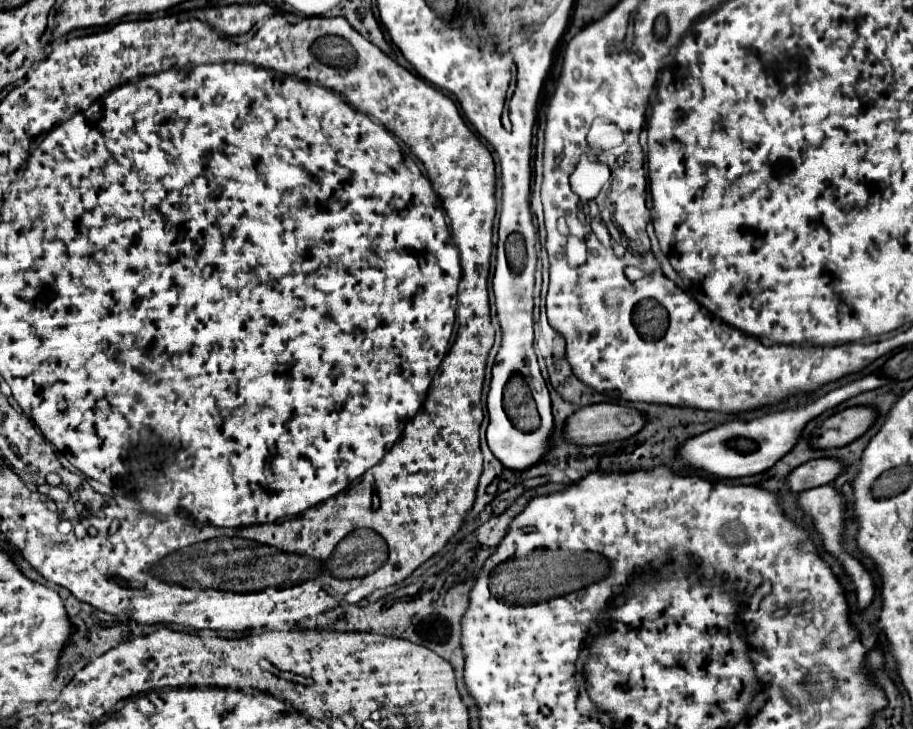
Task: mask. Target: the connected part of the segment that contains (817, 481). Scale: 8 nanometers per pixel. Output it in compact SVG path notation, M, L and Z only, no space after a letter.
M817 458L795 468L789 474L787 484L793 492L803 492L823 484L831 484L843 470L845 470L845 462L837 458Z

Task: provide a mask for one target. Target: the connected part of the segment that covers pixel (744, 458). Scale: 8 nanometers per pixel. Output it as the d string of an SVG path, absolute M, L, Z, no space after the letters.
M863 376L855 382L849 382L837 390L831 390L829 394L817 398L815 402L807 404L807 406L799 406L793 410L783 410L783 412L767 412L761 418L743 422L743 420L733 420L733 422L725 422L705 434L699 434L691 440L687 440L681 448L679 448L679 458L699 470L705 470L711 476L717 478L743 478L743 476L753 476L759 472L769 470L777 460L781 460L785 454L789 454L795 444L801 438L803 428L807 426L809 420L815 420L819 414L823 414L825 410L831 410L835 406L839 406L841 402L867 392L867 390L875 390L881 388L883 384L887 384L889 378L887 376Z

